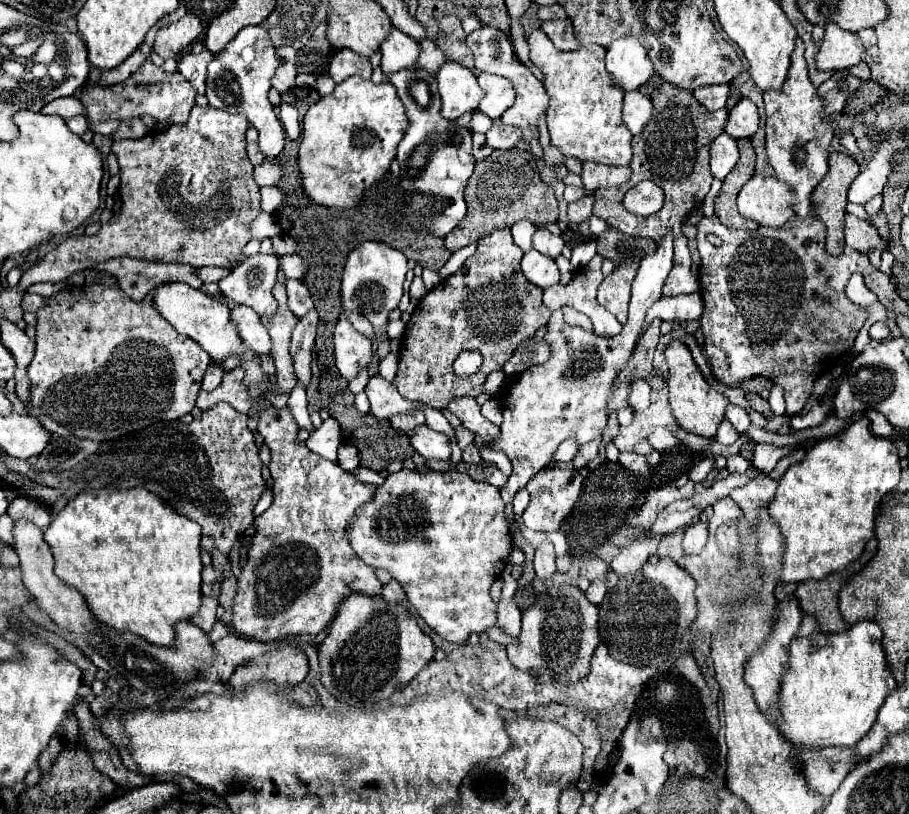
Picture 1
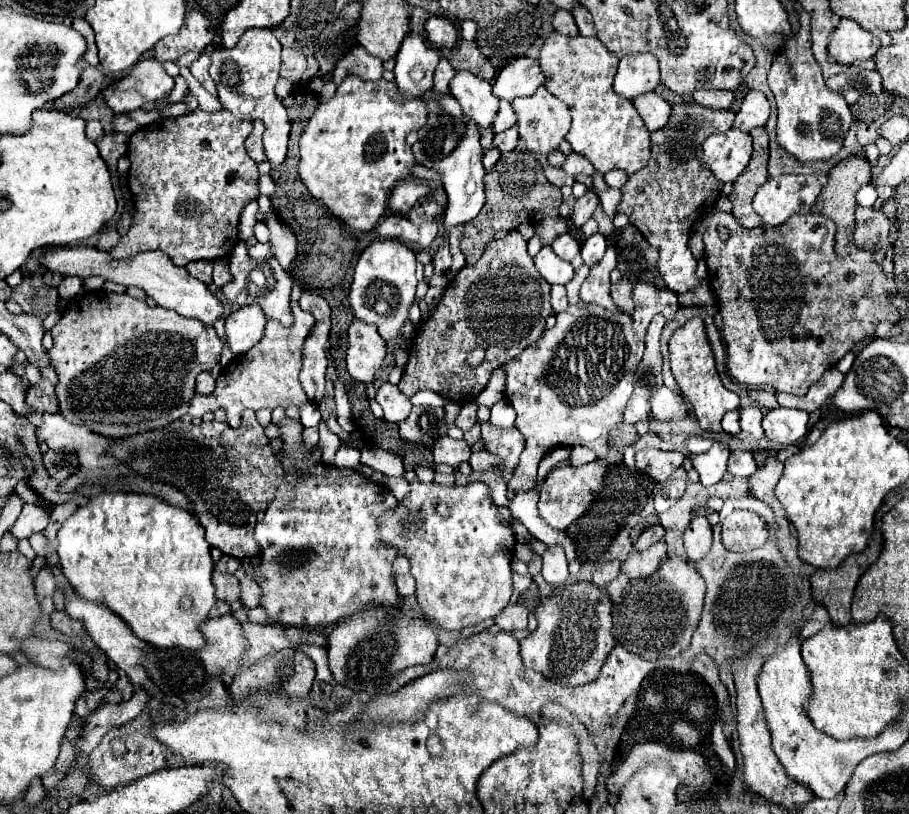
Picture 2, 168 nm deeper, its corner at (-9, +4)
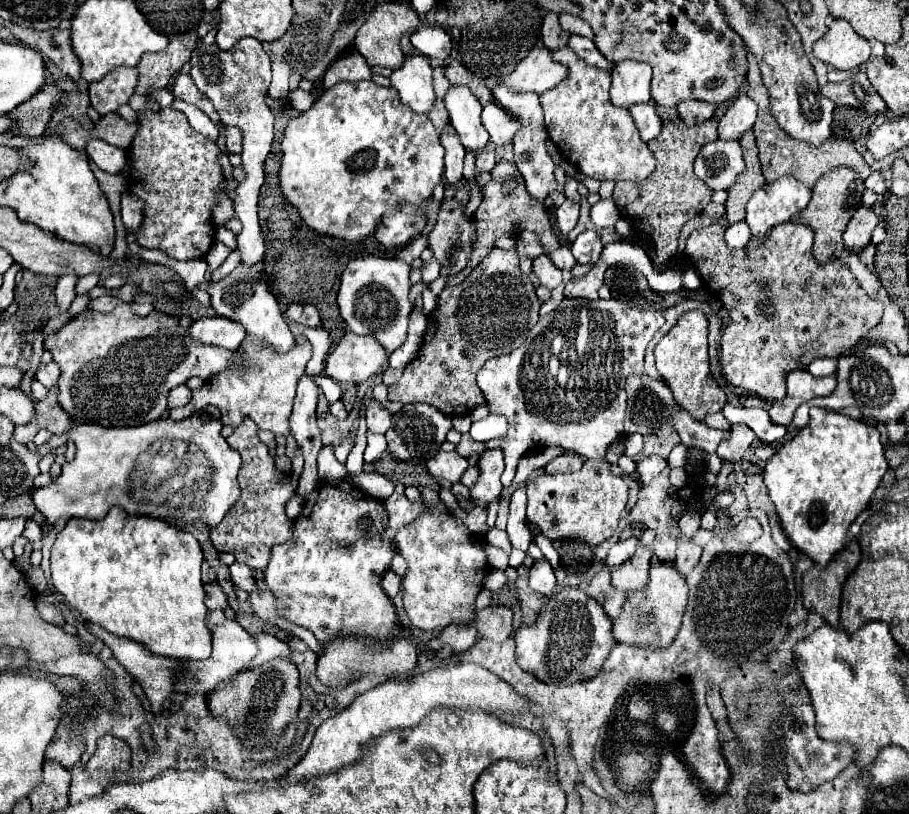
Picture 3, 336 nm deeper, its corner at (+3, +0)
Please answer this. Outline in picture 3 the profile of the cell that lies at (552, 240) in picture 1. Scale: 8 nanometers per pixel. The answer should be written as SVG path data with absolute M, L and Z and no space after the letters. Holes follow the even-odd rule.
M560 246L558 250L554 250L552 254L548 254L548 258L560 268L560 270L572 270L572 266L576 266L576 260L570 252L568 246Z

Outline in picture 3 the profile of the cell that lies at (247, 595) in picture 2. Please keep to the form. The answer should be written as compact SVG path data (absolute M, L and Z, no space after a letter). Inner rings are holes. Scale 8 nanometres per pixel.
M254 590L248 596L250 596L250 604L252 604L254 614L260 616L262 620L274 620L280 616L274 606L274 596L268 590Z

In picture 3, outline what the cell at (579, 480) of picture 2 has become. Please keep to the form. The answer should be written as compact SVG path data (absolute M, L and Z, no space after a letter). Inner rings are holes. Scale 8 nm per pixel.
M586 460L576 472L566 474L542 474L526 482L528 492L528 522L538 526L540 532L550 538L578 538L596 546L610 538L616 528L622 510L626 508L628 486L620 476L610 472L606 460Z

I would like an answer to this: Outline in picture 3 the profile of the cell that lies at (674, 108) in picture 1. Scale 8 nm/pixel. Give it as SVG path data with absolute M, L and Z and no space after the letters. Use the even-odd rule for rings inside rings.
M710 118L696 126L688 126L682 120L664 122L656 140L648 142L648 148L652 150L656 158L656 170L644 182L618 182L614 188L612 198L620 210L620 216L636 232L642 232L648 236L652 244L650 260L654 270L658 272L664 272L666 262L676 254L680 228L688 220L698 216L704 210L704 206L710 202L712 190L704 186L700 178L696 178L692 170L692 162L706 142L712 142L718 138L716 128L718 128L716 118Z

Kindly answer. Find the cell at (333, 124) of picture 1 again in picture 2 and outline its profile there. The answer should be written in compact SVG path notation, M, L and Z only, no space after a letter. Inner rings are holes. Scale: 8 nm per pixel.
M344 78L332 100L320 104L300 136L298 176L306 190L348 226L368 232L388 208L392 188L416 166L406 136L426 124L426 102L404 98L396 82Z

